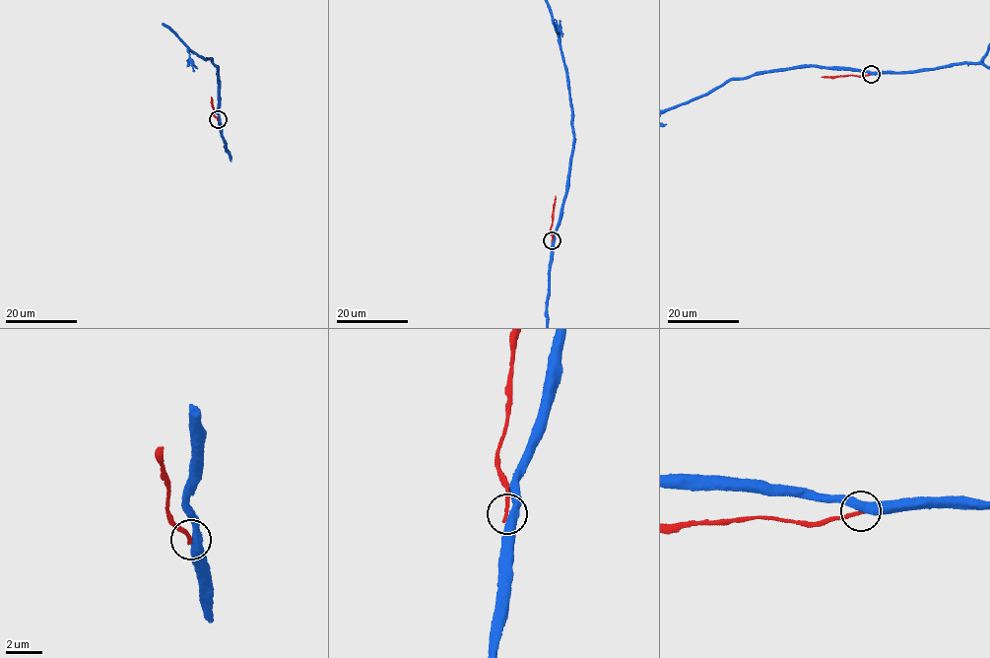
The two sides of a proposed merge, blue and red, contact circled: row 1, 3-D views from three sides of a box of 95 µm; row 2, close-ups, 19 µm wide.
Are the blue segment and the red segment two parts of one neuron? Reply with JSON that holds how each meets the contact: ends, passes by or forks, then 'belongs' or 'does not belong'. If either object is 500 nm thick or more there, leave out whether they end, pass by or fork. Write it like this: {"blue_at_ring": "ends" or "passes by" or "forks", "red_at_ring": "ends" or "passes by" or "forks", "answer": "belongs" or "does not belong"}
{"blue_at_ring": "passes by", "red_at_ring": "ends", "answer": "does not belong"}

